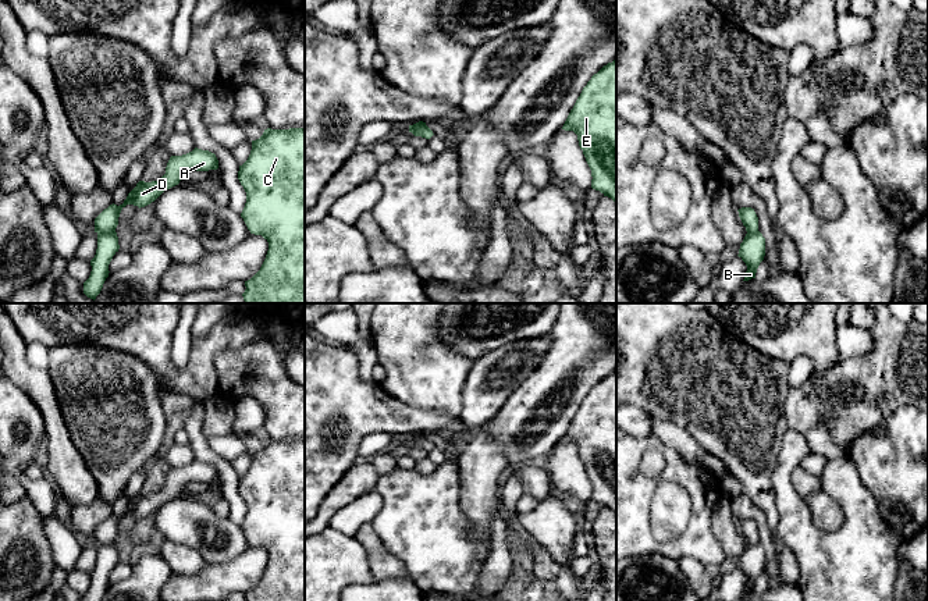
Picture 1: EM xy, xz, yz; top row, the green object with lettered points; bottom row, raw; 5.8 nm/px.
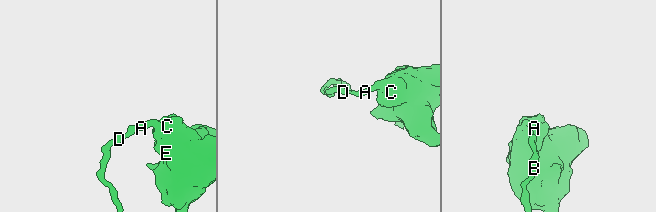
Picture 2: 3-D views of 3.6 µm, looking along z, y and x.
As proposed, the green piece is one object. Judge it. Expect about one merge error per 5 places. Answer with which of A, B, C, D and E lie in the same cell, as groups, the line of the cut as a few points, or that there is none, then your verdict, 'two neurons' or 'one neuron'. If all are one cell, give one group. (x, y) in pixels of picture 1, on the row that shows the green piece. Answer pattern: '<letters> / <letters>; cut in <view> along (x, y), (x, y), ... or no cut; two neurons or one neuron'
A C D E / B; cut in xy along (114, 228), (98, 234); two neurons

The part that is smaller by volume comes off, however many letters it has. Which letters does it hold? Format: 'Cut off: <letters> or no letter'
Cut off: B

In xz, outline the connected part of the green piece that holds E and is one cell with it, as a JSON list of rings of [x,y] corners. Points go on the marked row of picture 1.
[[[616,58],[591,77],[562,129],[577,135],[579,146],[591,170],[591,188],[616,203]]]

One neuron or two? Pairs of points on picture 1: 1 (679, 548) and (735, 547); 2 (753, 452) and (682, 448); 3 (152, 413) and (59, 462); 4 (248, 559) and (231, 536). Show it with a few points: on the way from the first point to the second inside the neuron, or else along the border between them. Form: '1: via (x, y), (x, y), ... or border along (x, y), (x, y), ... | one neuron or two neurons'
1: border along (711, 516), (711, 529), (726, 557) | two neurons
2: border along (681, 427), (707, 451) | two neurons
3: border along (64, 422), (73, 445), (95, 480) | two neurons
4: border along (249, 544), (233, 559), (212, 564) | two neurons

